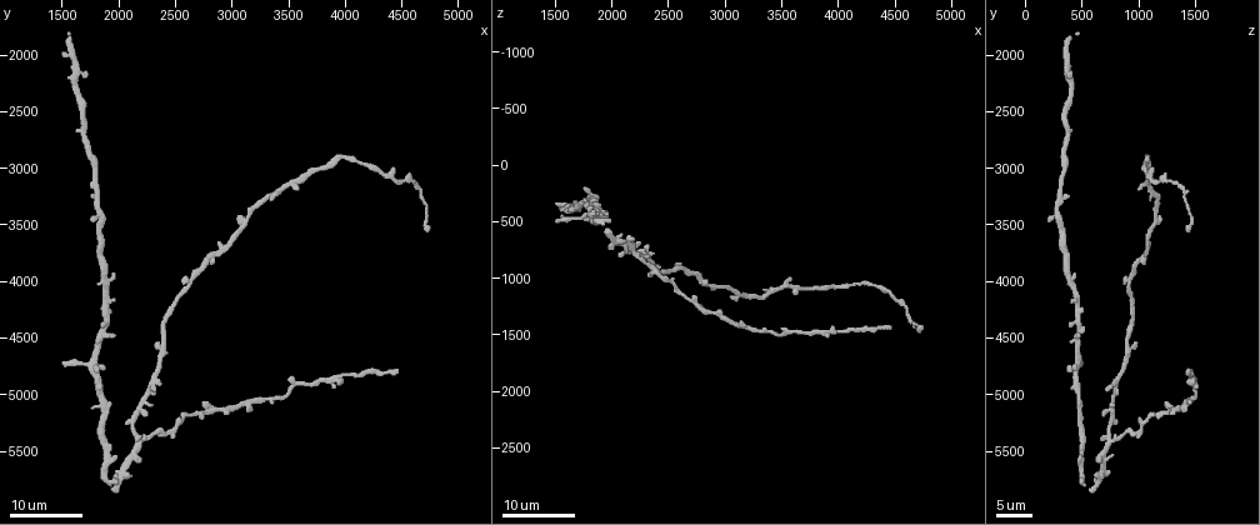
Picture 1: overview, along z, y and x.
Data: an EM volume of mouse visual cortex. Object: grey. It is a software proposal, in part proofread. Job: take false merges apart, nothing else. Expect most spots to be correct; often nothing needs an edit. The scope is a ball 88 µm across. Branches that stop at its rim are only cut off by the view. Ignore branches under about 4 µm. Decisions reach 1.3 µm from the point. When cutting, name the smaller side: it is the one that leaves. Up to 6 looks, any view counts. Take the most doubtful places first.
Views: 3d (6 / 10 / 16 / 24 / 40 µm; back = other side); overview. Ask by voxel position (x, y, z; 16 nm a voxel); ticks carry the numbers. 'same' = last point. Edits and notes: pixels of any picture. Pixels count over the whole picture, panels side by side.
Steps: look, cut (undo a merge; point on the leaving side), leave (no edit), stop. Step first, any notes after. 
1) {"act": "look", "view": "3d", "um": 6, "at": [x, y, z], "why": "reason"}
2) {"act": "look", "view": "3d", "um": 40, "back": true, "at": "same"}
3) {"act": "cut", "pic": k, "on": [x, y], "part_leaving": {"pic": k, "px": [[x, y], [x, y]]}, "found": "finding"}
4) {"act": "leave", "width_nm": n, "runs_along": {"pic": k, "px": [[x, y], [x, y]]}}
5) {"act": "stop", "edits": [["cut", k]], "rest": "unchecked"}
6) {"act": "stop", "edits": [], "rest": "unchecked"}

{"act": "look", "view": "3d", "um": 16, "at": [4420, 3120, 1120], "why": "thick turns thin"}

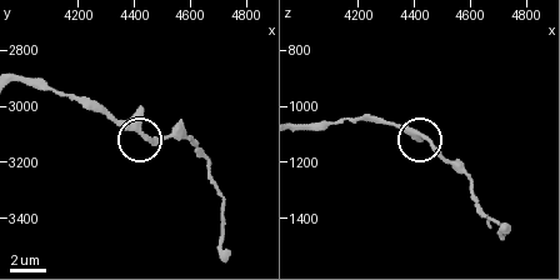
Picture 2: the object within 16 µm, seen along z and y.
{"act": "look", "view": "3d", "um": 10, "at": [4440, 3100, 1110]}

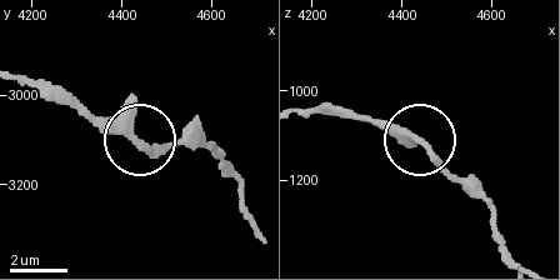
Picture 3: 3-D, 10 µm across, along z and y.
{"act": "leave", "found": "all the same cell"}

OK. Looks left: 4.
{"act": "look", "view": "3d", "um": 24, "at": [4000, 4840, 1480], "why": "a narrow waist"}

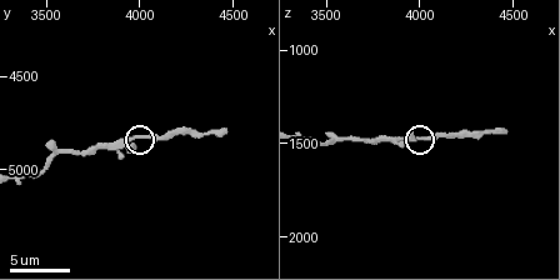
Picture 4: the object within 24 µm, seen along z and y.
{"act": "look", "view": "3d", "um": 10, "at": [4020, 4820, 1460]}

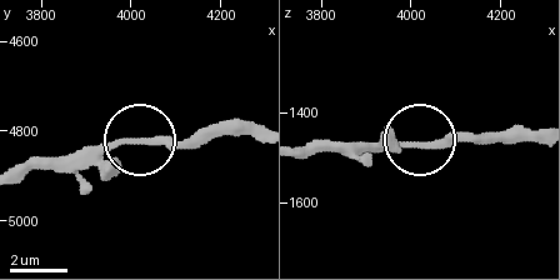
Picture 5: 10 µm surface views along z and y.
{"act": "leave", "runs_along": {"pic": 5, "px": [[305, 145], [448, 145], [489, 138]]}, "found": "continuous, no second cell"}

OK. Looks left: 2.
{"act": "look", "view": "3d", "um": 24, "at": [3220, 5040, 1440], "why": "thick turns thin"}

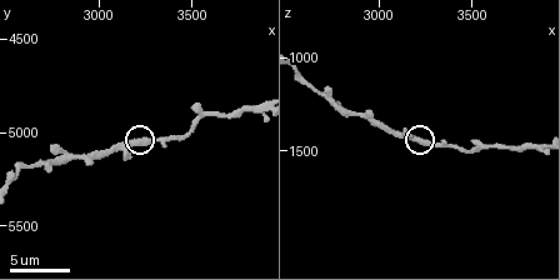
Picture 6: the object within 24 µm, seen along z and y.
{"act": "look", "view": "3d", "um": 10, "at": [3220, 5060, 1420]}

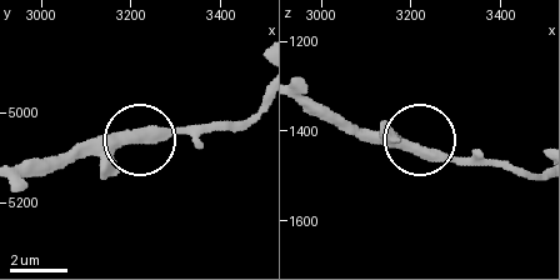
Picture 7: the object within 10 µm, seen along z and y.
{"act": "leave", "found": "all the same cell"}

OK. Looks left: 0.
{"act": "stop", "edits": [], "rest": "unchecked"}

